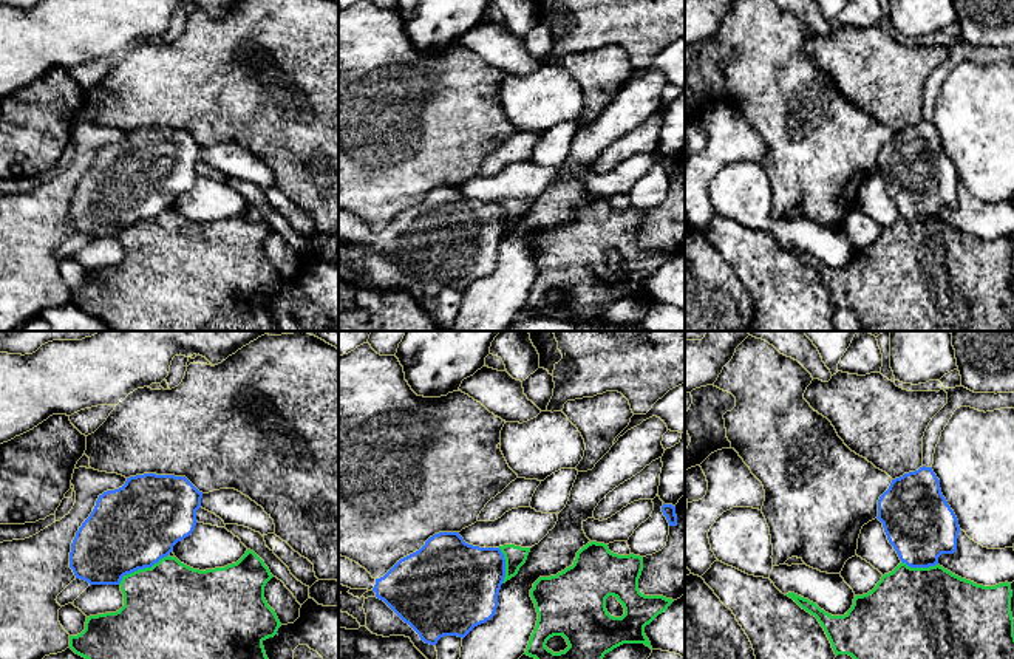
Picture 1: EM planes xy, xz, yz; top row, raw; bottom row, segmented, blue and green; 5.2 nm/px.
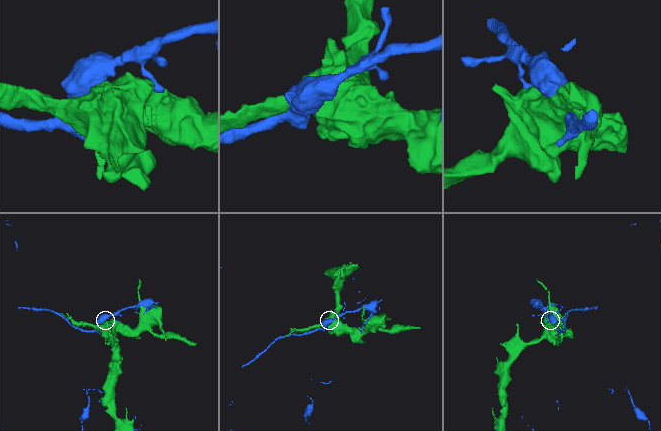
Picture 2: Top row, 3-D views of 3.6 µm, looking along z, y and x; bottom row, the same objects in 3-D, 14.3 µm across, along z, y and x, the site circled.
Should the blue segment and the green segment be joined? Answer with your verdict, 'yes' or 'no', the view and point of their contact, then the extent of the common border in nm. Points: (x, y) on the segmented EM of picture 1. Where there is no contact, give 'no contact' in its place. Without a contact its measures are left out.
no | xy (141, 568) | 300 nm

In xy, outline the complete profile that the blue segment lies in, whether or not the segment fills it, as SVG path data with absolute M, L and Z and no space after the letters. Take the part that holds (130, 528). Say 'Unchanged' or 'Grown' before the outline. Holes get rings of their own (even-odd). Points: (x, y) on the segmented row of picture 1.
Unchanged. M156 473L130 476L122 487L104 492L71 543L70 568L76 579L90 586L119 585L124 575L151 568L193 532L201 498L202 492L185 476Z

